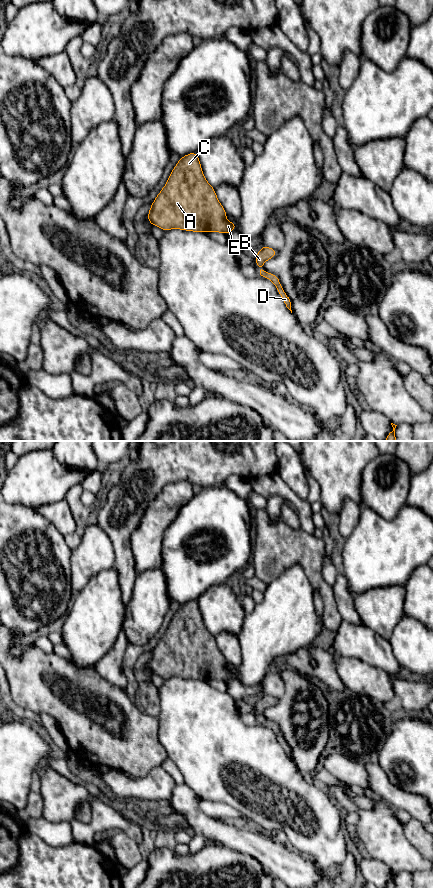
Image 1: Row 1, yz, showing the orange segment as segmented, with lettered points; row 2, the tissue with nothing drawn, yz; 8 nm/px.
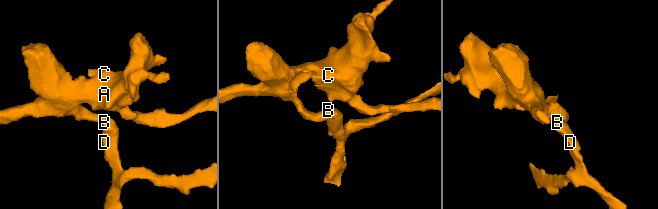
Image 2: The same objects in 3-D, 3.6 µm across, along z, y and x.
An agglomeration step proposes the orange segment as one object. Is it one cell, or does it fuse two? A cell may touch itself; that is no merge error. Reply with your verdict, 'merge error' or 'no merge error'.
no merge error

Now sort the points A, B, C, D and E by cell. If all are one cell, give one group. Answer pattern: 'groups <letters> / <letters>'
groups A B C D E

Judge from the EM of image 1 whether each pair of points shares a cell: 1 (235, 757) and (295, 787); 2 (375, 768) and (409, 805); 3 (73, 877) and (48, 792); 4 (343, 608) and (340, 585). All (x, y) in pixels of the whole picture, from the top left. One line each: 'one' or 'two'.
1: one
2: one
3: two
4: one

